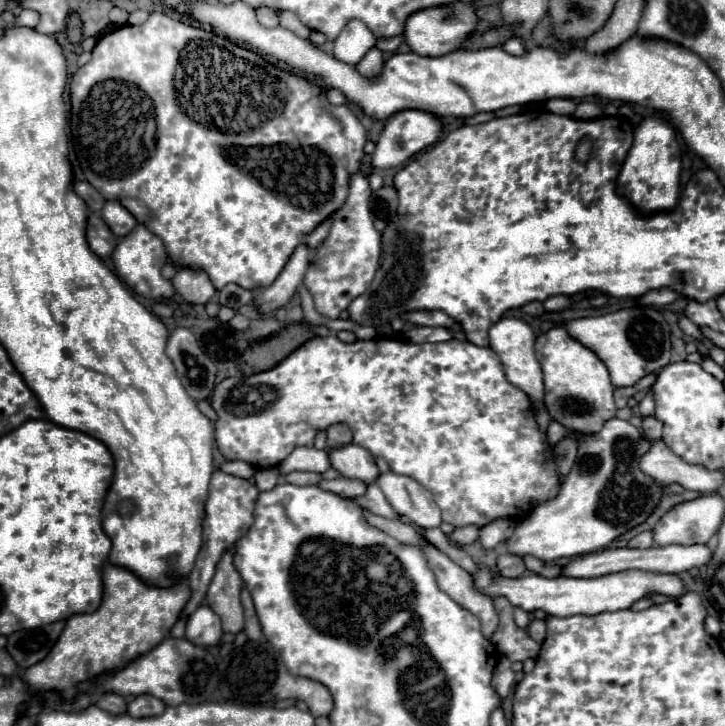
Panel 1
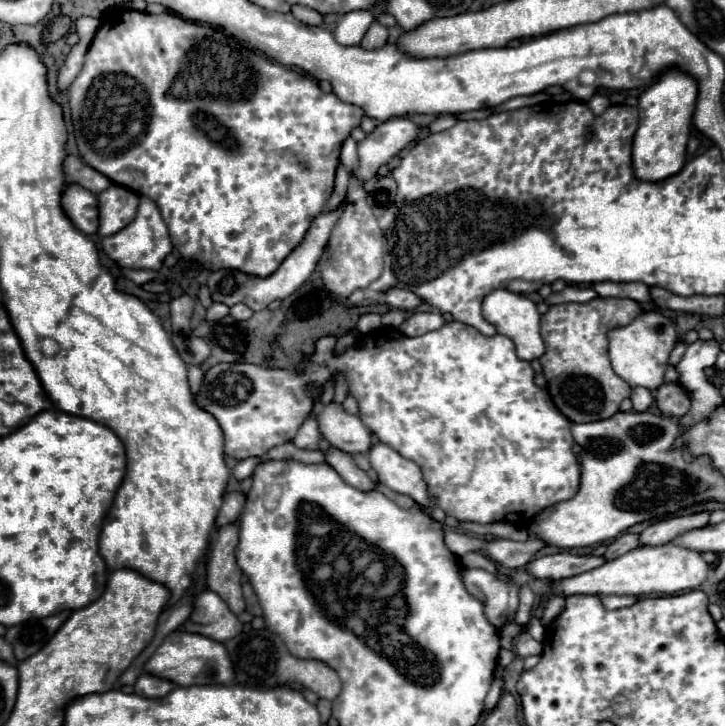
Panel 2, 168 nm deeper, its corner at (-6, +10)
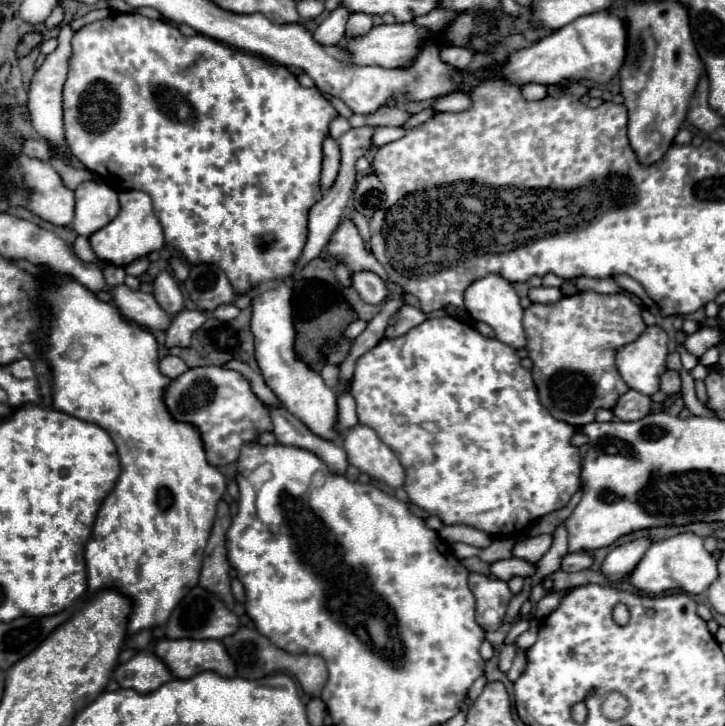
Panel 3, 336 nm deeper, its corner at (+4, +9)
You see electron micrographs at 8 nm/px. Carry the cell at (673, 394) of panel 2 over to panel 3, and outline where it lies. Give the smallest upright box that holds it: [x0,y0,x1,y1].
[659,370,681,396]

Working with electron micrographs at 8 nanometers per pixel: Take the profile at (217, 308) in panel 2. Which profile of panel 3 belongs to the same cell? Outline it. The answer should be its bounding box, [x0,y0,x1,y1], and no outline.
[167,310,205,346]

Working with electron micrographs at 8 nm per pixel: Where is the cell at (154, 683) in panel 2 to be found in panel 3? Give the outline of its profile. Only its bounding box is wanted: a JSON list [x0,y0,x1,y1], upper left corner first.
[115,652,173,694]

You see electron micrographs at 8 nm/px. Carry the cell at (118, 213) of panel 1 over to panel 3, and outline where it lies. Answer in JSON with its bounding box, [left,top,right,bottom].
[73,182,119,236]

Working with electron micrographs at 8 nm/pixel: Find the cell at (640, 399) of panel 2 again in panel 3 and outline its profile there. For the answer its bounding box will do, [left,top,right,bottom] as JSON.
[613,390,651,422]

